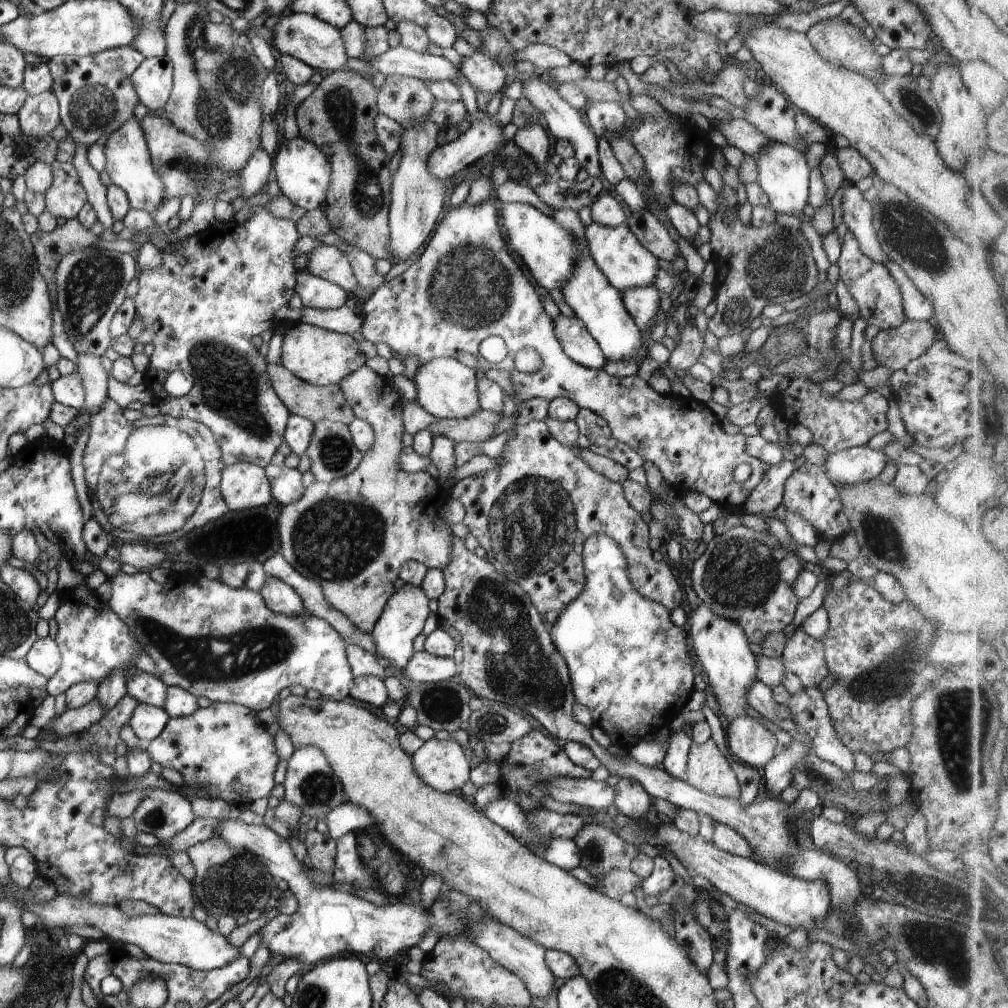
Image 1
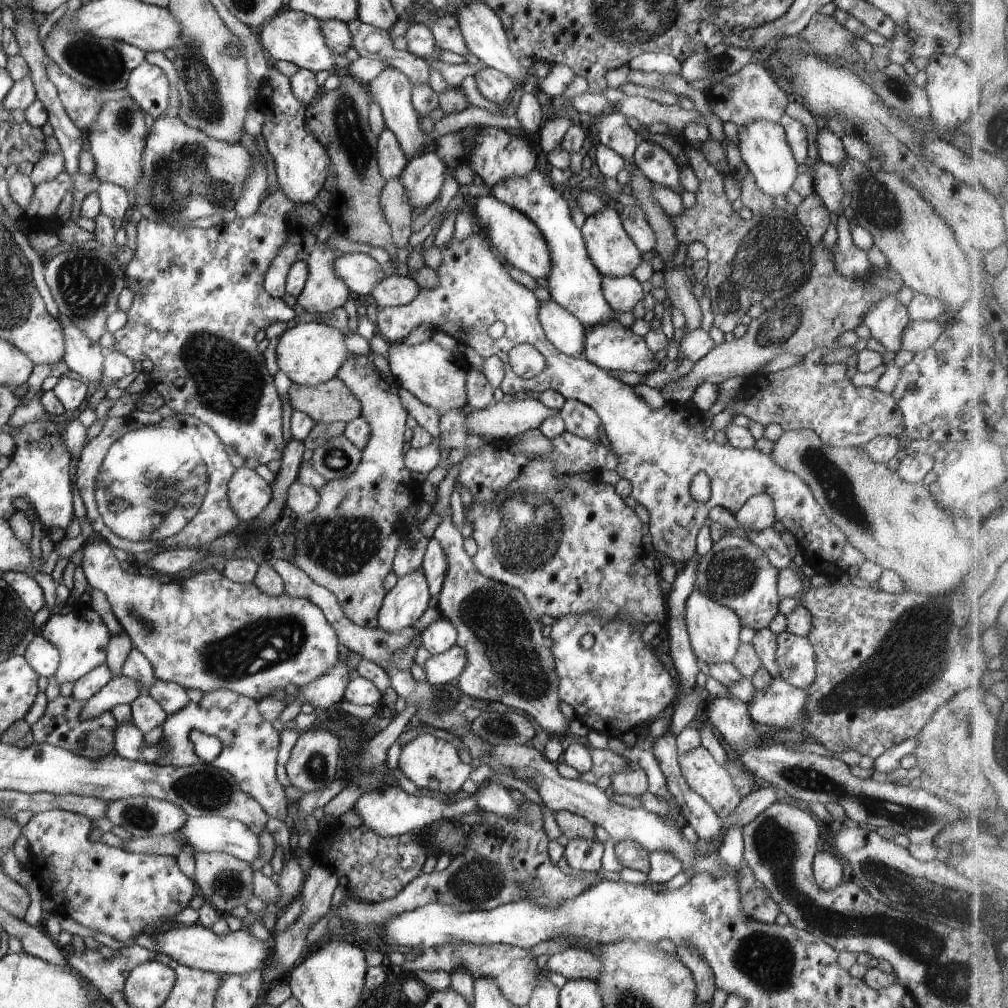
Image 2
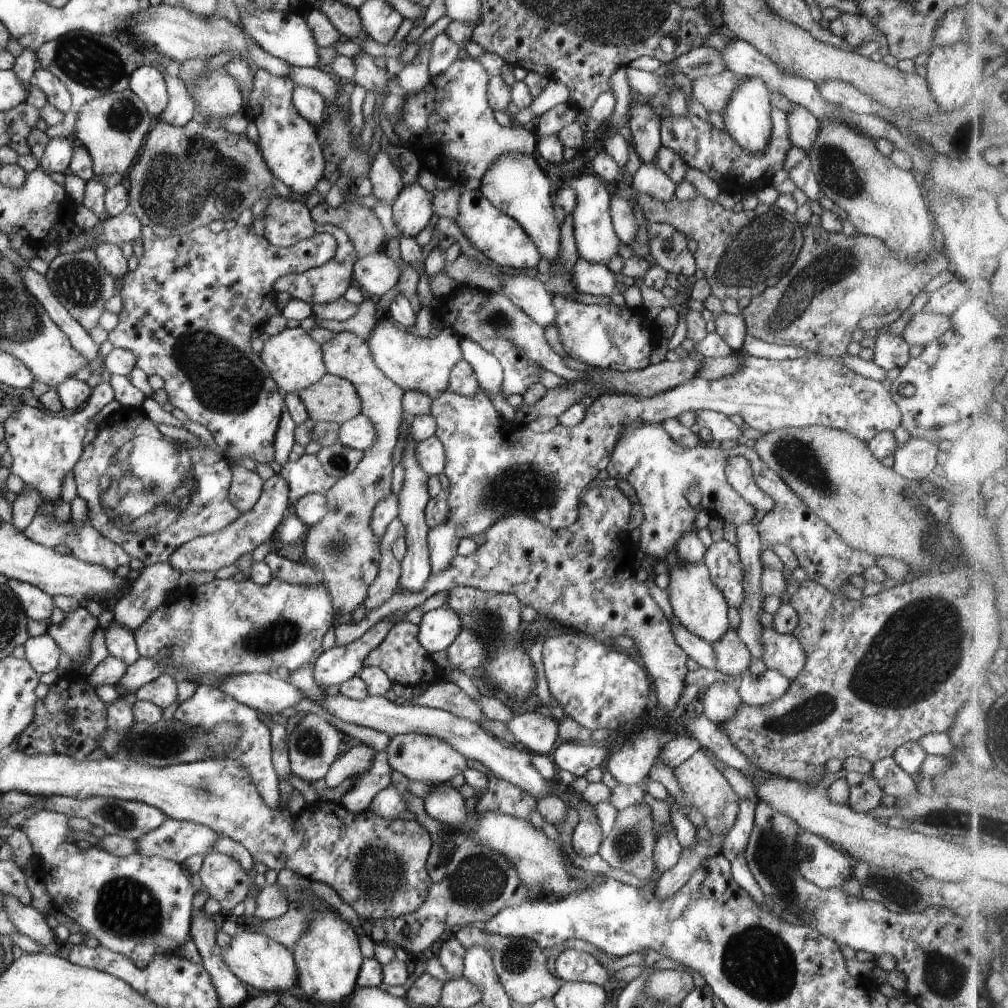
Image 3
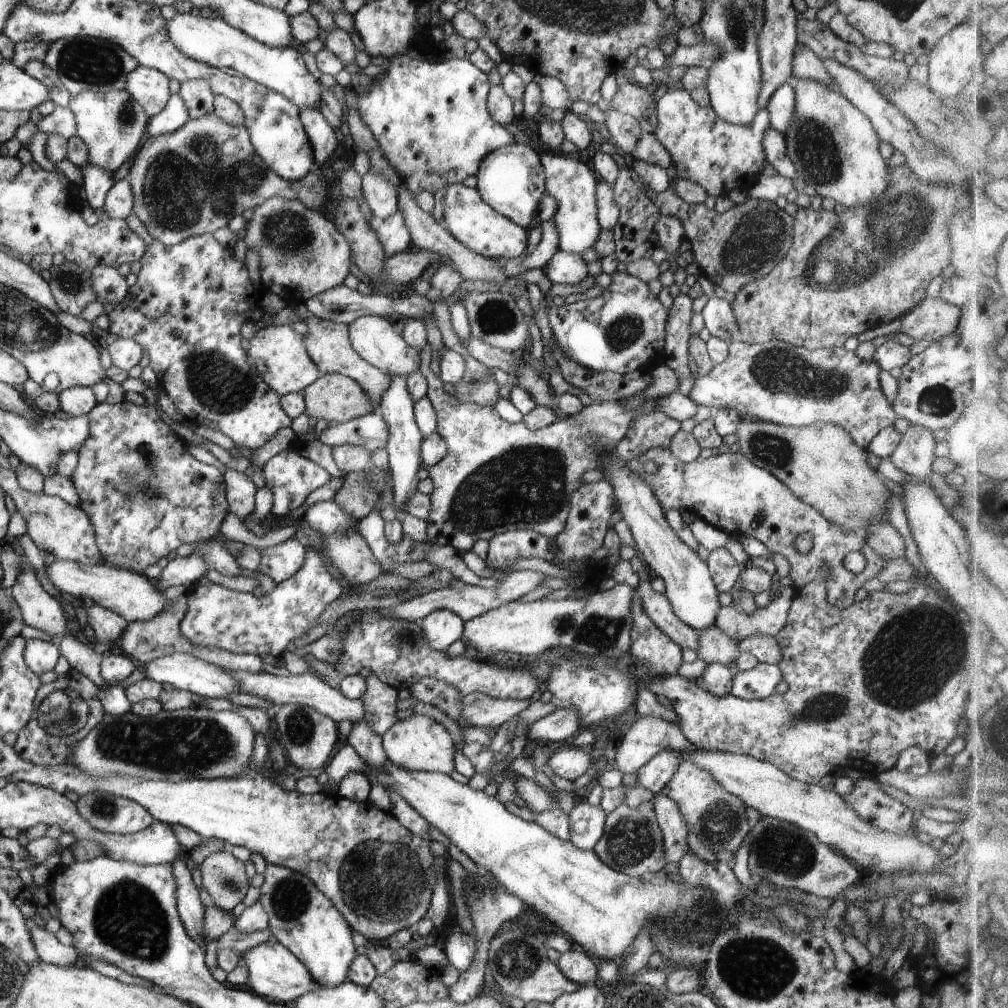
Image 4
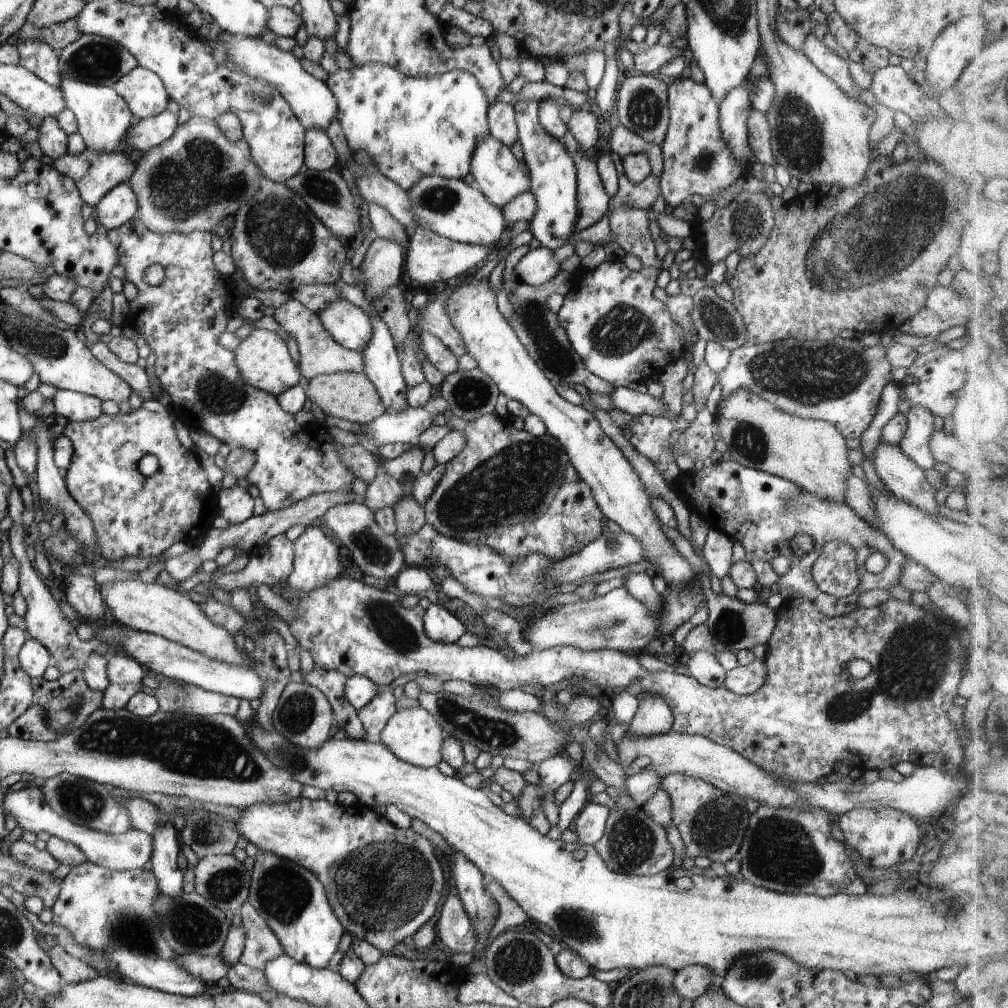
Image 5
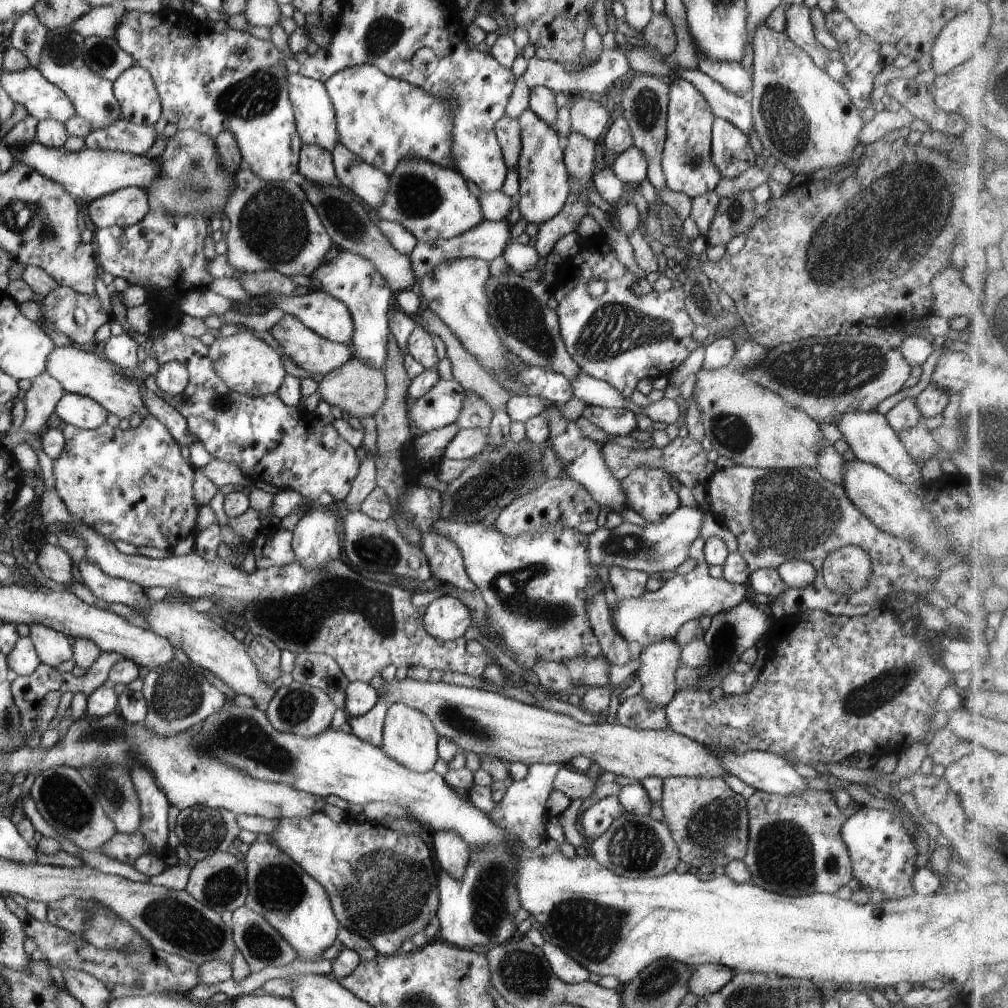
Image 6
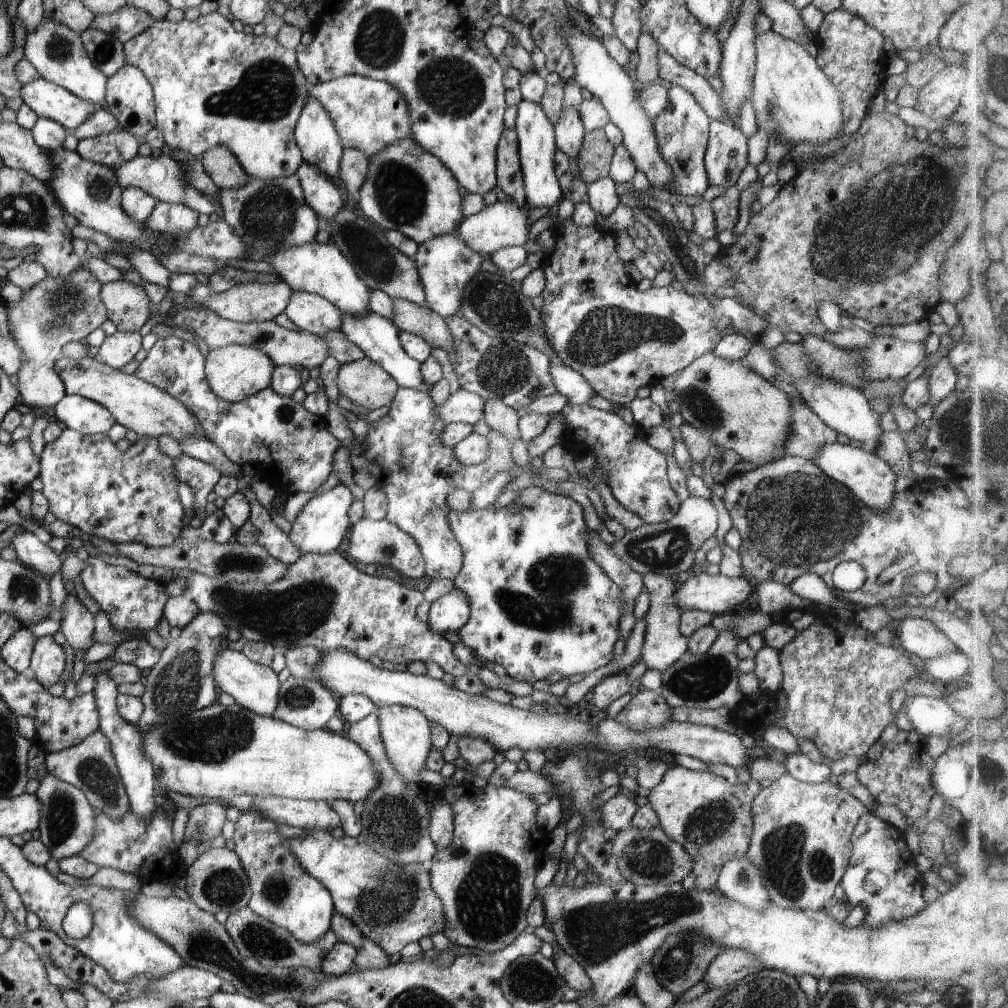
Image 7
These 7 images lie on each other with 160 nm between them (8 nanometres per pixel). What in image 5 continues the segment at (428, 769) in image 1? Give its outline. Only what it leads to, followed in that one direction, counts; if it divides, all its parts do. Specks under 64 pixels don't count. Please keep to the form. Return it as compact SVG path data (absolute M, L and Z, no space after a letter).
M420 706L398 709L392 718L388 719L379 736L379 740L400 760L424 769L437 766L443 759L441 744L444 739L444 731L437 718Z

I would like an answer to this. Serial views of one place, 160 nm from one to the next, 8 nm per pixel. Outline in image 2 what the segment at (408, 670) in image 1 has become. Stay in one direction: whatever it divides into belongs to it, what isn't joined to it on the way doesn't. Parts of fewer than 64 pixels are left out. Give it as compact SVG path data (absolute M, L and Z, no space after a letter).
M456 644L446 652L433 655L424 664L426 682L434 688L448 687L450 680L458 678L467 663L467 650Z

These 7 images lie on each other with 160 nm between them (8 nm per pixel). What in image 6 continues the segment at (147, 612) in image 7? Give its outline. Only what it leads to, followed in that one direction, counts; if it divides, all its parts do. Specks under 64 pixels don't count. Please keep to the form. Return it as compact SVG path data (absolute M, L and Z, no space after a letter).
M82 558L78 562L81 584L84 584L96 598L102 598L108 603L122 603L130 608L144 610L148 606L148 596L144 587L107 575L94 562Z

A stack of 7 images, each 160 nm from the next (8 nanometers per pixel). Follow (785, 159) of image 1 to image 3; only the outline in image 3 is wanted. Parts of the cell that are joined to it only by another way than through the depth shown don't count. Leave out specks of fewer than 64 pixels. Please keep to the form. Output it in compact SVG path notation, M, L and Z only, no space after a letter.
M746 77L739 82L736 90L733 90L727 105L724 107L725 112L721 116L724 121L724 128L732 135L735 142L749 153L764 152L768 146L772 134L771 112L773 106L771 105L771 93L762 77Z

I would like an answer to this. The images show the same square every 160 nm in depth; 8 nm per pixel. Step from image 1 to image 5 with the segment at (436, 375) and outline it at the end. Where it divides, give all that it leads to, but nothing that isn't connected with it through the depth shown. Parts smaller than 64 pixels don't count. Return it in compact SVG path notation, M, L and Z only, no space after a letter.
M338 299L318 314L326 332L344 348L362 352L372 338L371 318L361 307L345 299Z

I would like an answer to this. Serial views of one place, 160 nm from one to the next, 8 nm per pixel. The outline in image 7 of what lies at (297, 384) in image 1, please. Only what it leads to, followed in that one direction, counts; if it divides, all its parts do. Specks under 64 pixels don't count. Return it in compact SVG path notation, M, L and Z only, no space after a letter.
M367 357L342 364L336 384L340 395L368 411L388 406L399 390L392 376Z

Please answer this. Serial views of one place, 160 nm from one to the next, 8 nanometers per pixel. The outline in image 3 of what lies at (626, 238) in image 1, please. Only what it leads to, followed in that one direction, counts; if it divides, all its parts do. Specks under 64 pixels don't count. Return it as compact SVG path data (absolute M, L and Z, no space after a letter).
M582 173L569 180L562 178L562 184L562 188L573 189L576 195L577 201L571 214L574 240L579 257L588 262L606 265L610 258L618 254L618 245L622 242L612 224L609 211L611 194L606 189L604 181L592 174Z

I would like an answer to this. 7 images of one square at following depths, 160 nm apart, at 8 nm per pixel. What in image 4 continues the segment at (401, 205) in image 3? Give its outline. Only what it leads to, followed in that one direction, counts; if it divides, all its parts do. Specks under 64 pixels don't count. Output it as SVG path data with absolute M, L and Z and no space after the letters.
M396 211L379 228L375 229L386 257L401 253L410 246L411 236L403 219L403 214Z

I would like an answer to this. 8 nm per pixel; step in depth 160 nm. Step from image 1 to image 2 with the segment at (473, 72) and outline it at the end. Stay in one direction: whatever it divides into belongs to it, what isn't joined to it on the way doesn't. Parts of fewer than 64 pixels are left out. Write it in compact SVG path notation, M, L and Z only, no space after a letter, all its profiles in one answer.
M490 67L479 70L474 78L480 94L500 107L515 89L513 80L507 74Z

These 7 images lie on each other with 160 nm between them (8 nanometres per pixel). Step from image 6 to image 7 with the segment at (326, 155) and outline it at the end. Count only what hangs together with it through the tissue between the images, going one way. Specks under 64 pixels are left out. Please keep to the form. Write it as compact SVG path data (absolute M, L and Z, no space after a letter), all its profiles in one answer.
M302 162L297 176L306 204L316 212L322 225L324 220L332 220L340 212L340 208L345 206L342 192L334 184L334 180L316 166Z

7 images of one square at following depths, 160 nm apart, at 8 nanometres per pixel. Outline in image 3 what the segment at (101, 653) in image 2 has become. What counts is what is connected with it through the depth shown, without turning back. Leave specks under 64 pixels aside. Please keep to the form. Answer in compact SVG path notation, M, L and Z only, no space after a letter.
M80 607L74 613L65 615L65 619L60 622L51 622L47 628L47 633L56 644L73 661L81 661L86 656L92 655L90 652L90 636L96 628L100 628L99 621L86 609Z

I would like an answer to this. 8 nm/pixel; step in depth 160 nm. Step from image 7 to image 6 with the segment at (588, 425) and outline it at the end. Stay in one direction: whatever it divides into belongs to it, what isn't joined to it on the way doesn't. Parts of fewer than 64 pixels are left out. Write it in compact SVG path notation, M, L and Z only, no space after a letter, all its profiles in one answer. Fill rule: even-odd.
M586 405L582 416L596 424L608 436L628 437L637 428L637 419L634 412L626 409L602 408ZM636 468L622 480L622 490L626 494L625 505L630 506L648 523L660 523L680 507L677 490L670 486L670 477L664 470Z

